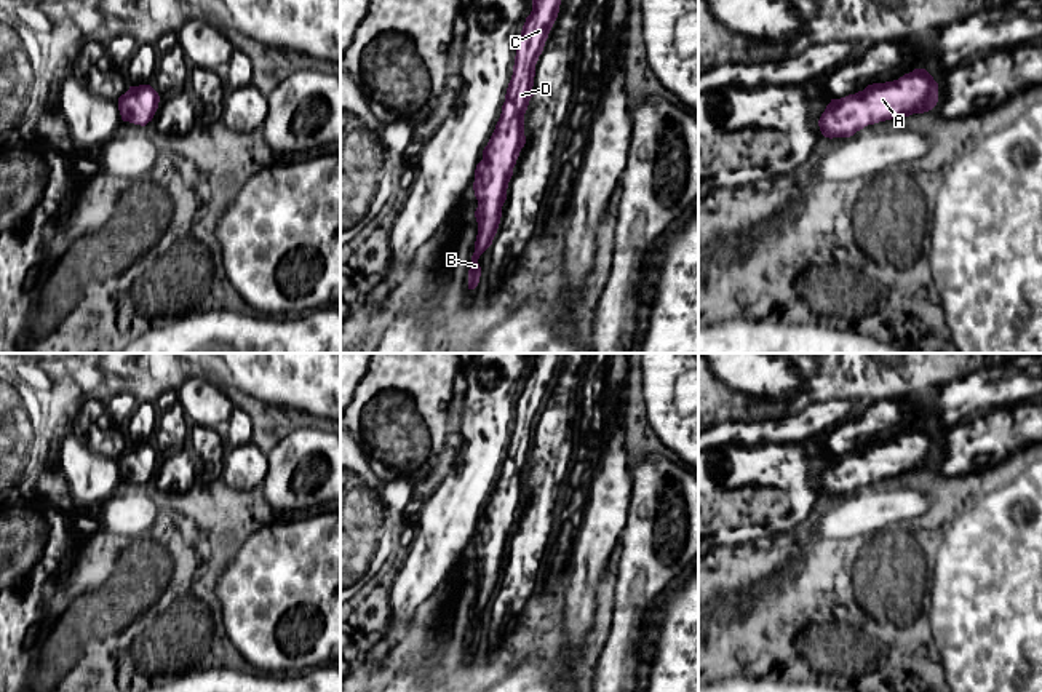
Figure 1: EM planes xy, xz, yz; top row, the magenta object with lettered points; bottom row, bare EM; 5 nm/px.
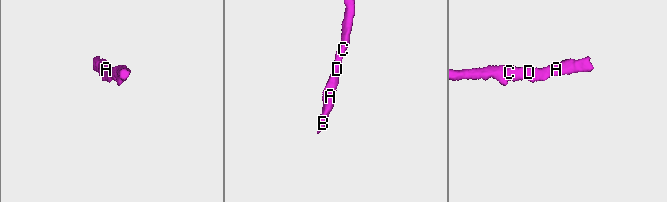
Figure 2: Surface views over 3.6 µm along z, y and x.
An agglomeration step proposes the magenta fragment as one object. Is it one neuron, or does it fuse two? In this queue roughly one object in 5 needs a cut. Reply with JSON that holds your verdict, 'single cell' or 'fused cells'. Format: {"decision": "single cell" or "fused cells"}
{"decision": "single cell"}

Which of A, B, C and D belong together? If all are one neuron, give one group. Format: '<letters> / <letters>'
A B C D

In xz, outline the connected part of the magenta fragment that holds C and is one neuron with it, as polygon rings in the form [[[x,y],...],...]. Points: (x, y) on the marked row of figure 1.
[[[532,0],[532,11],[526,18],[516,43],[513,75],[500,118],[483,150],[483,160],[475,169],[473,190],[478,200],[475,211],[478,235],[468,270],[468,289],[475,289],[479,283],[481,267],[478,259],[492,245],[500,224],[508,182],[526,144],[524,113],[534,96],[535,64],[558,18],[559,5],[561,0]]]

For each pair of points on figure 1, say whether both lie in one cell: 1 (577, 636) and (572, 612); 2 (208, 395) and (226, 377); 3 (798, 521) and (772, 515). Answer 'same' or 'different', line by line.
1: same
2: different
3: same

